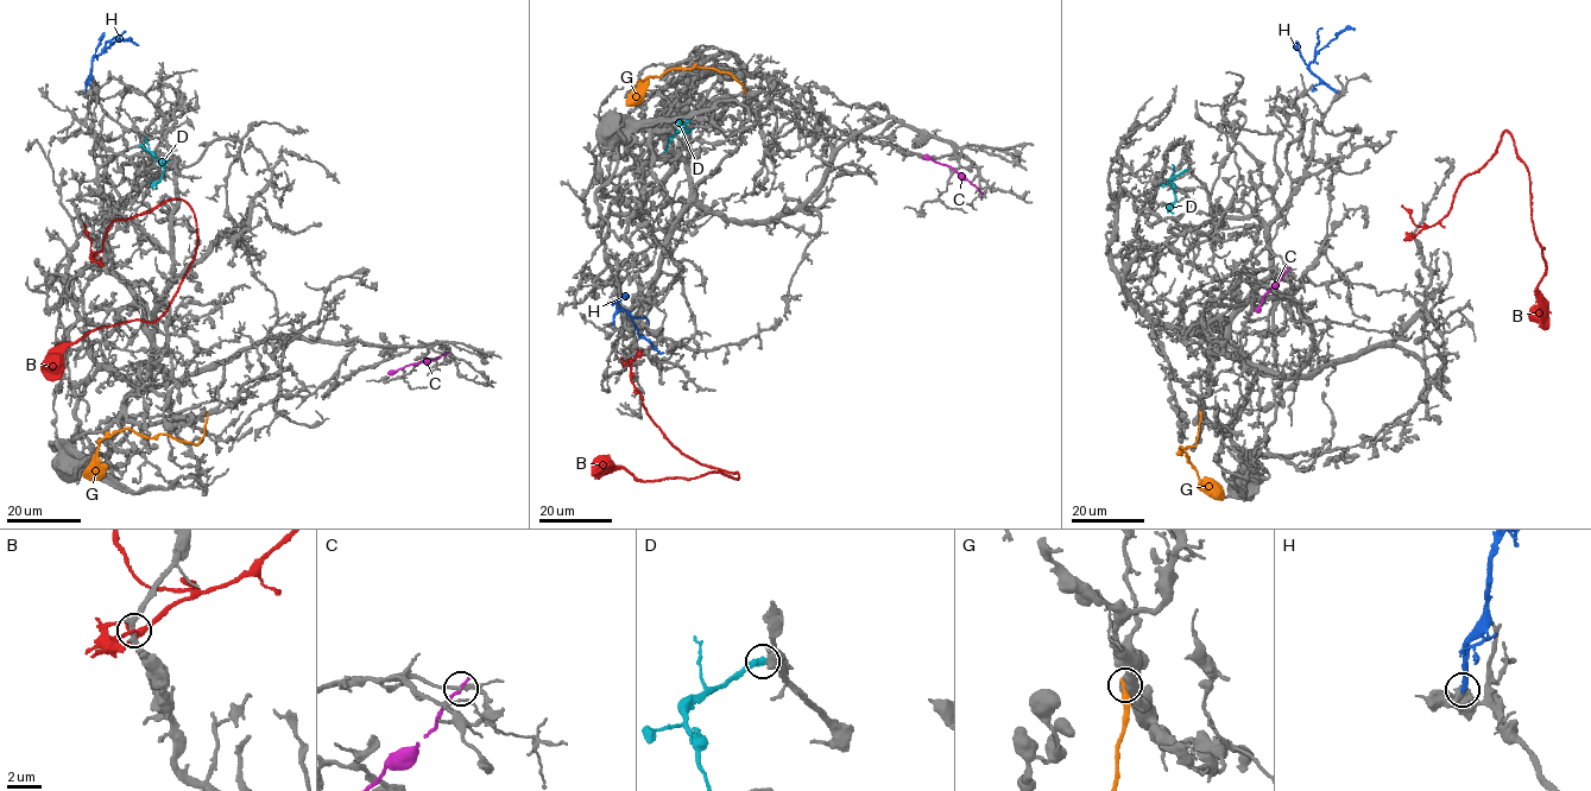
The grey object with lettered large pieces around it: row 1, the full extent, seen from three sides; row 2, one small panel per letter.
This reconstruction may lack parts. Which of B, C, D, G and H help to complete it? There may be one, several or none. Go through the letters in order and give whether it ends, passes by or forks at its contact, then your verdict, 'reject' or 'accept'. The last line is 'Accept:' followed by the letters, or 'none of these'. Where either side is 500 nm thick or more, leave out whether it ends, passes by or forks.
B: it forks | reject
C: it ends | reject
D: it ends | accept
G: reject
H: reject
Accept: D

